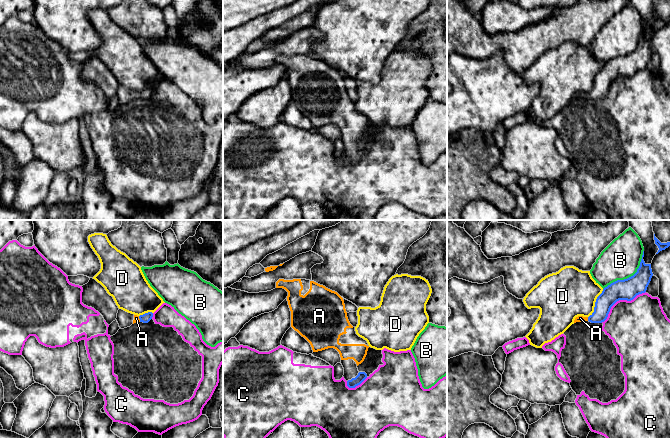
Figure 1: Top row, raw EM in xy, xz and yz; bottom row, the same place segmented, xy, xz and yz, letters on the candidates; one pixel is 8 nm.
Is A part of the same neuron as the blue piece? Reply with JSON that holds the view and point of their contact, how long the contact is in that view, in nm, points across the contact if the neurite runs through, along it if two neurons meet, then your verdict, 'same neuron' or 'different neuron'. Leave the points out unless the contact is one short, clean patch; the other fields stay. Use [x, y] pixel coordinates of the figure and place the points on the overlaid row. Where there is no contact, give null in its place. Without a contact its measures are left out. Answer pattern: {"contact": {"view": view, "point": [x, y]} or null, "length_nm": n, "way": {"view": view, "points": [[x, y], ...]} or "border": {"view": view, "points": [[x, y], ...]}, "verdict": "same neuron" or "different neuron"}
{"contact": {"view": "yz", "point": [588, 319]}, "length_nm": 30, "way": {"view": "yz", "points": [[609, 296], [602, 308], [588, 319], [580, 318]]}, "verdict": "same neuron"}

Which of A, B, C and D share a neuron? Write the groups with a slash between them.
A / B / C / D

